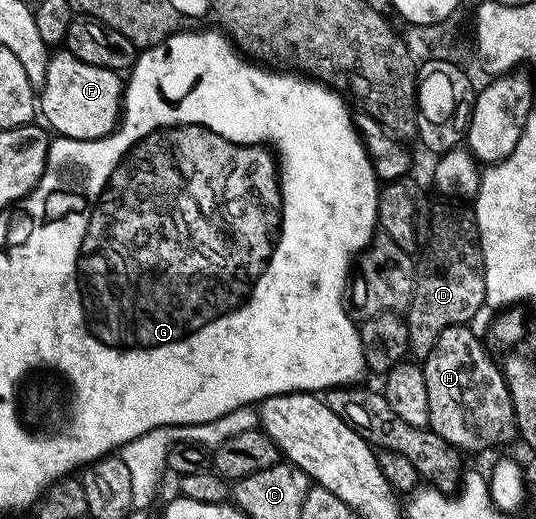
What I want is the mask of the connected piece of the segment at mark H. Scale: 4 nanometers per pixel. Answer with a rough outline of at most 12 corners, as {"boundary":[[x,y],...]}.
{"boundary":[[472,326],[425,360],[429,427],[462,453],[518,438]]}

